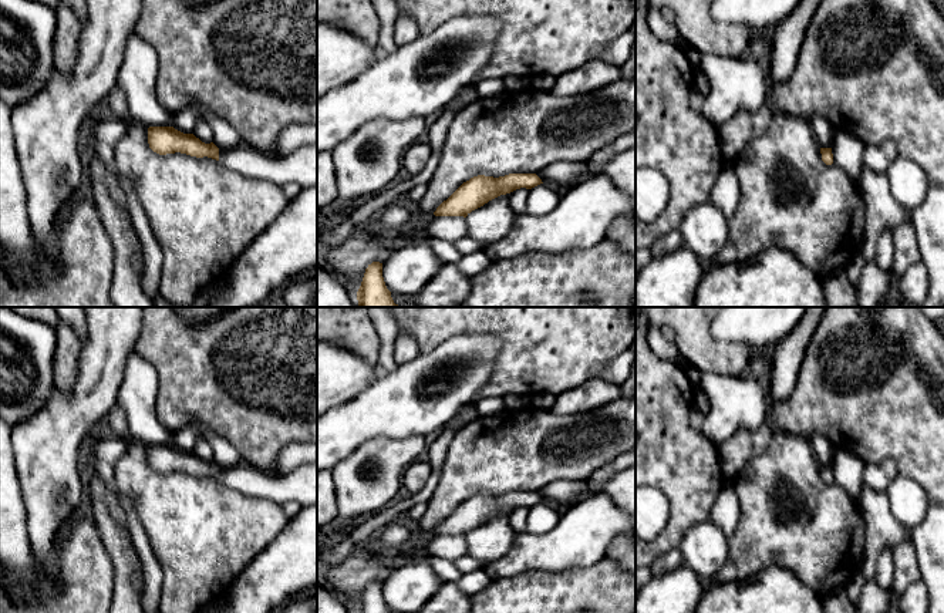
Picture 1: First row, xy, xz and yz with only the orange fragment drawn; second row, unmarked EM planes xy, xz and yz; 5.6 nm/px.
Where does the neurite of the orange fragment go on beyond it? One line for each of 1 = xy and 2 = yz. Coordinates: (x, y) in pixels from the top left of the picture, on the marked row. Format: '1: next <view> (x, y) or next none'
1: next xy (300, 167)
2: next none

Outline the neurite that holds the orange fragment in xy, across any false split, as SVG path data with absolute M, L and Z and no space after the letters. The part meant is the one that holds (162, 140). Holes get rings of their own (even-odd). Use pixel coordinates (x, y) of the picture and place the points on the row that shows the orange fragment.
M149 127L148 144L159 155L181 152L208 156L246 176L267 179L280 186L296 183L304 189L317 185L317 145L306 145L279 158L245 142L233 149L219 149L213 142L205 144L193 134L183 134L173 127Z

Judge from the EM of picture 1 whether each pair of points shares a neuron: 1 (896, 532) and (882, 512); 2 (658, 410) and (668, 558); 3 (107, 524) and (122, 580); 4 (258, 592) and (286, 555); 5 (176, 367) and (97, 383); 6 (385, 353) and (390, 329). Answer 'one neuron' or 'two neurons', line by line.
1: one neuron
2: two neurons
3: one neuron
4: one neuron
5: two neurons
6: one neuron

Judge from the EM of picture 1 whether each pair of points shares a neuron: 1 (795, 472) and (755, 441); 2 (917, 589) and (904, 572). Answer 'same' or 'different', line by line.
1: different
2: different

